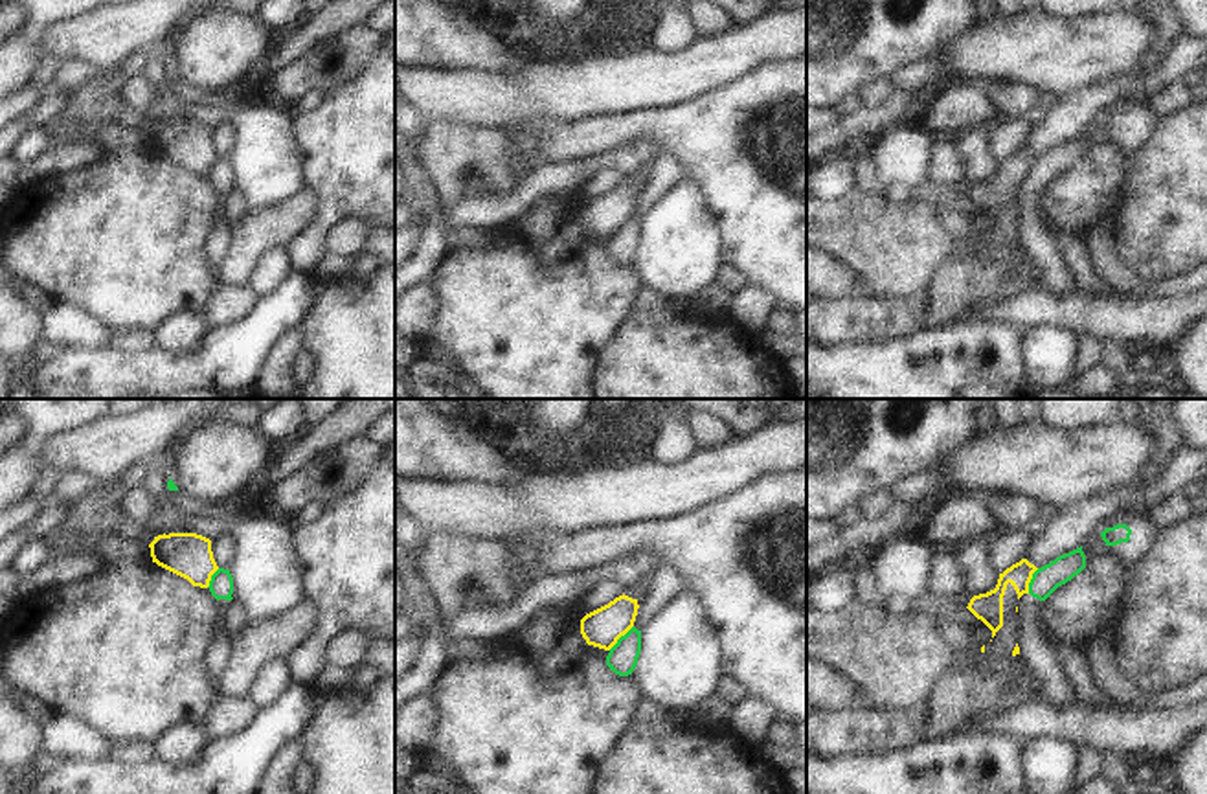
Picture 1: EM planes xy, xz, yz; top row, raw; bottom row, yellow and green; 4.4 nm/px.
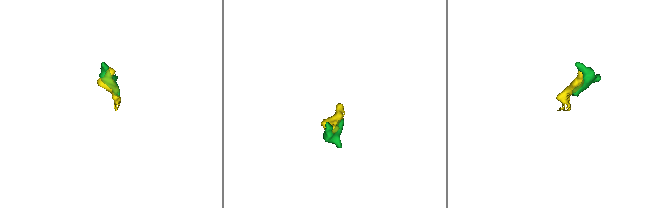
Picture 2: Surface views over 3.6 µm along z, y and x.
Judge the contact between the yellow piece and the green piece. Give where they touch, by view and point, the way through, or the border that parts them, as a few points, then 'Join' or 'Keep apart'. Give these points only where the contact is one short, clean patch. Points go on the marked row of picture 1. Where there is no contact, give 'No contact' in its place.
Touches yellow at xz (620, 636). Keep apart.

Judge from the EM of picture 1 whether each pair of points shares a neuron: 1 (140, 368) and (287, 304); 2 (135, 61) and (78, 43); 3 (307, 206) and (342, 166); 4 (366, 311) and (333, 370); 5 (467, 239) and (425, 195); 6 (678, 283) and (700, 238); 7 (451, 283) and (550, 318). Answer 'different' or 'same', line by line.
1: same
2: different
3: different
4: same
5: same
6: same
7: same

